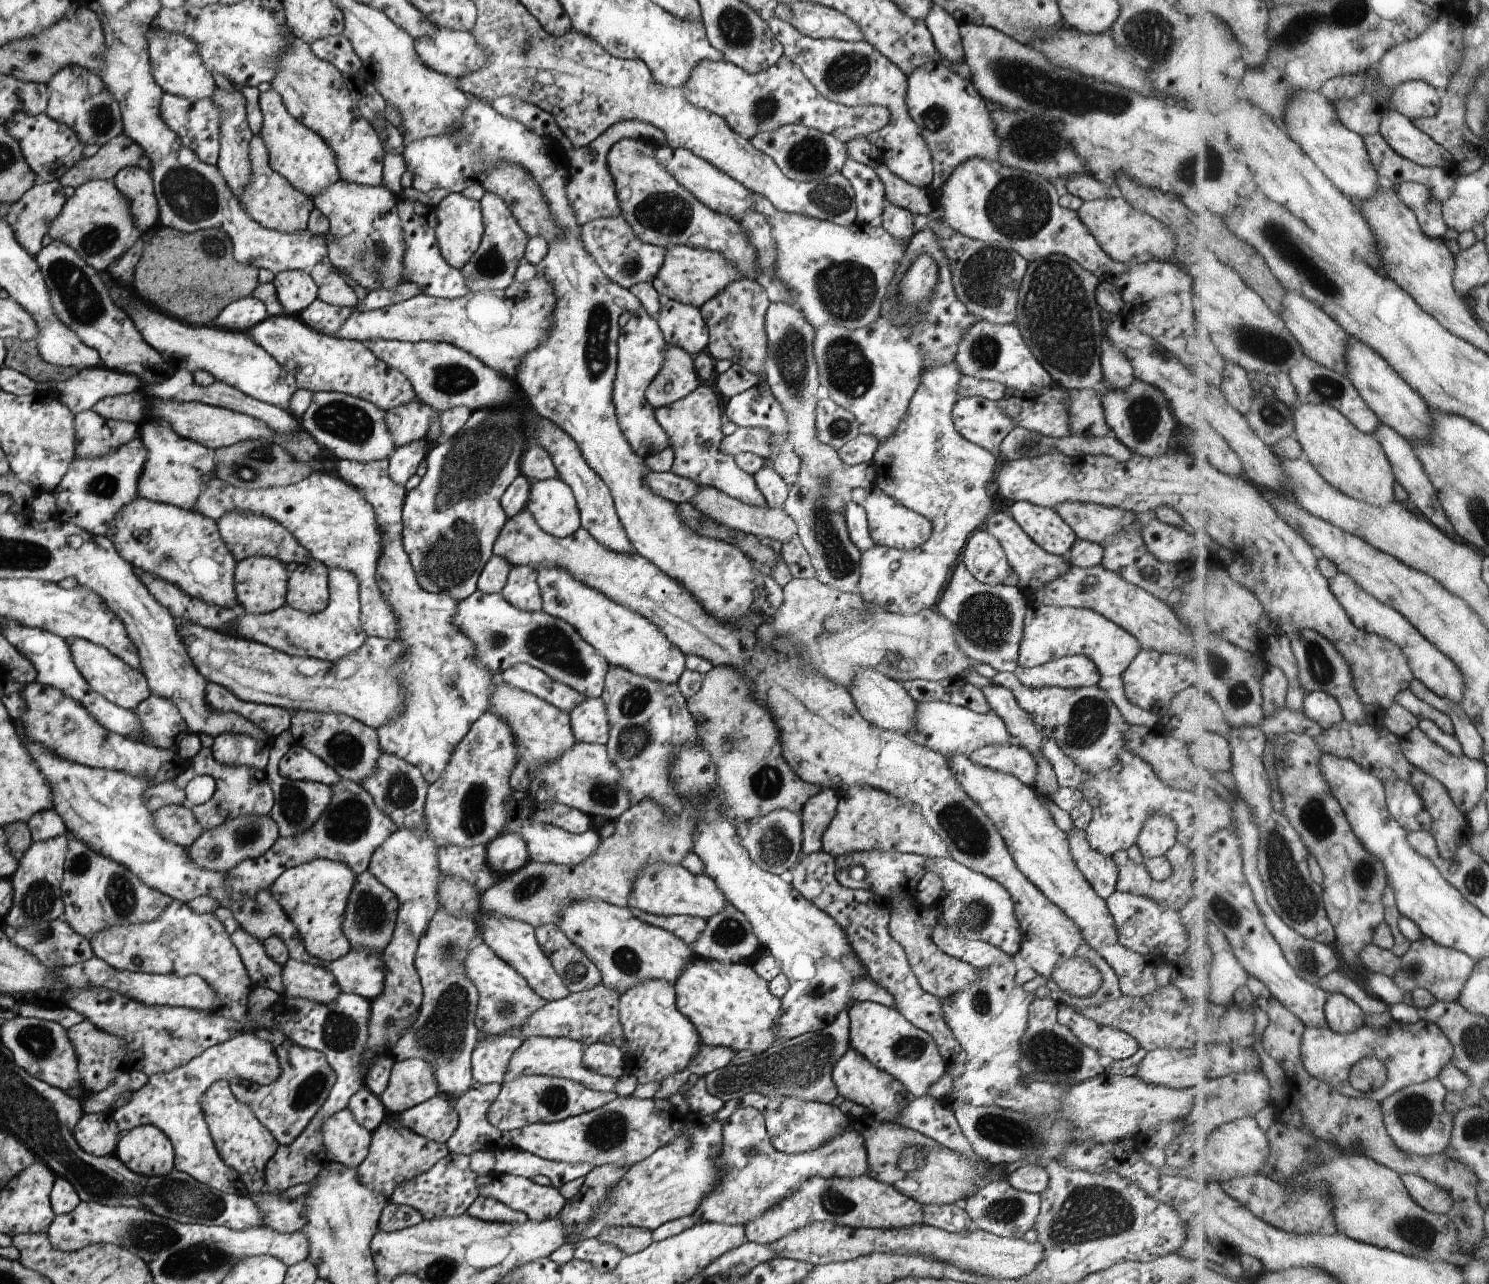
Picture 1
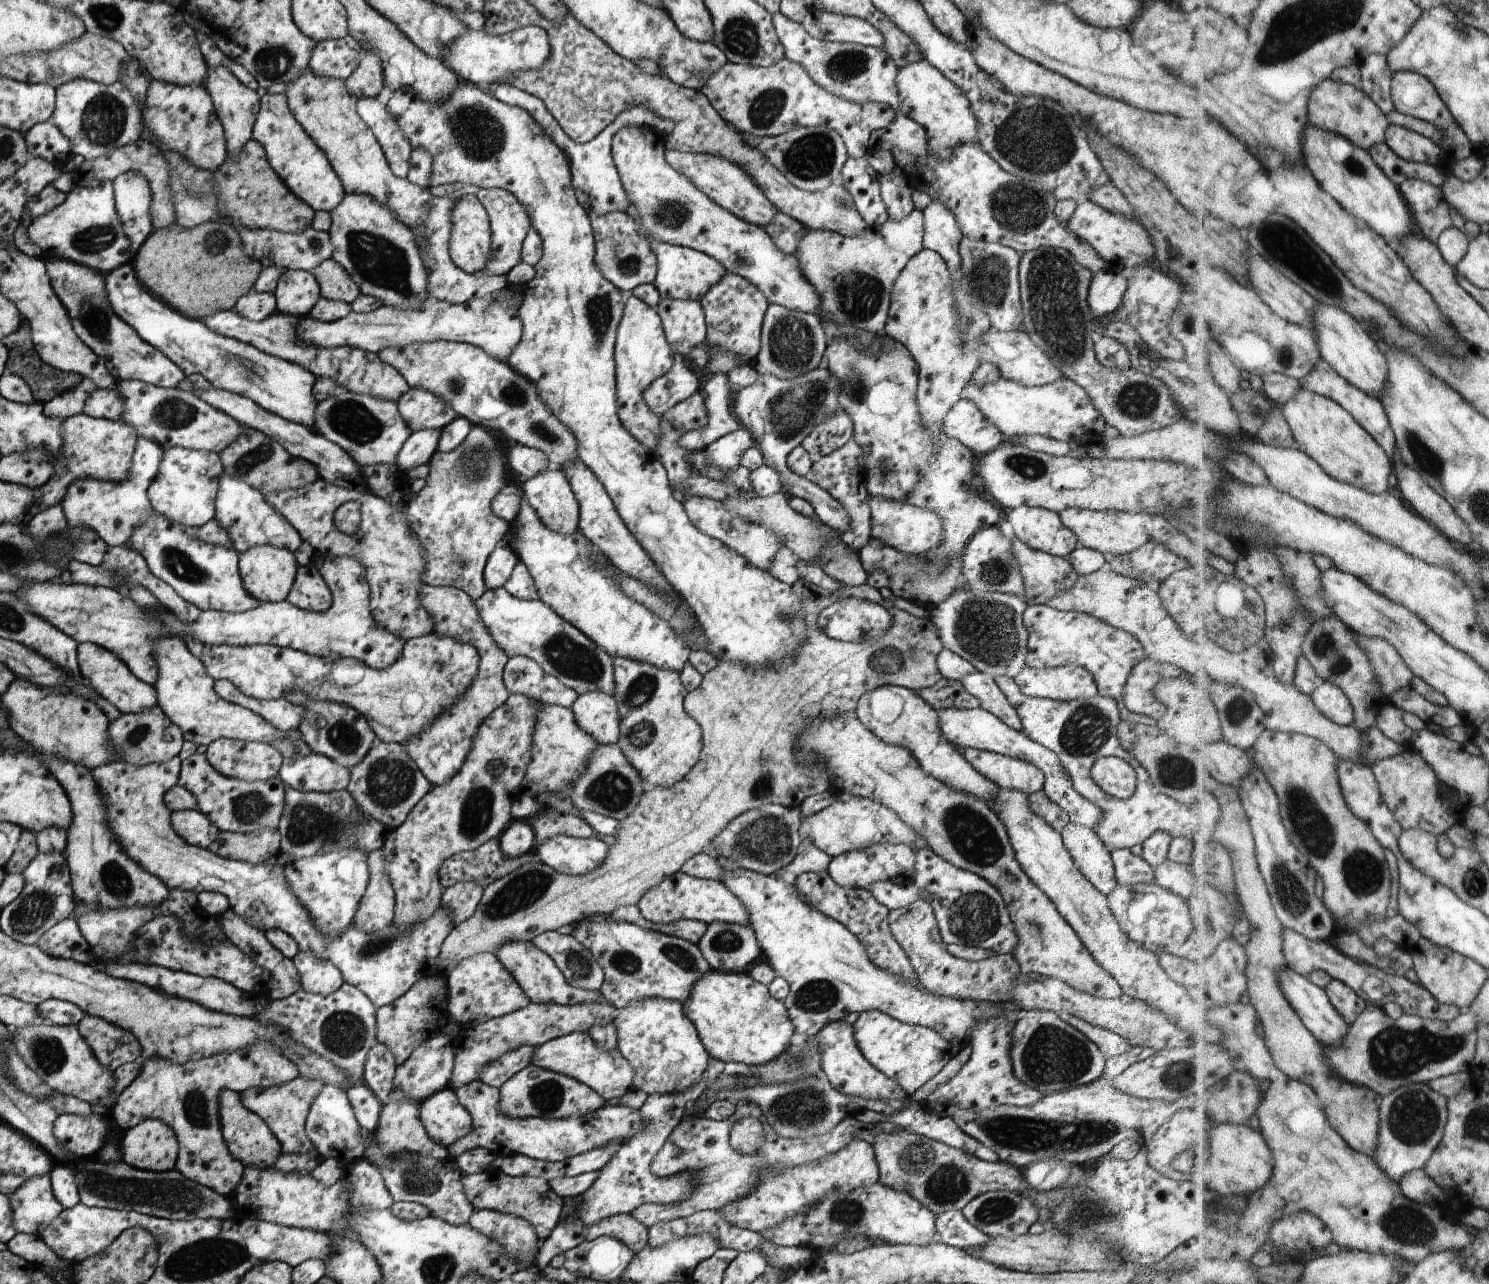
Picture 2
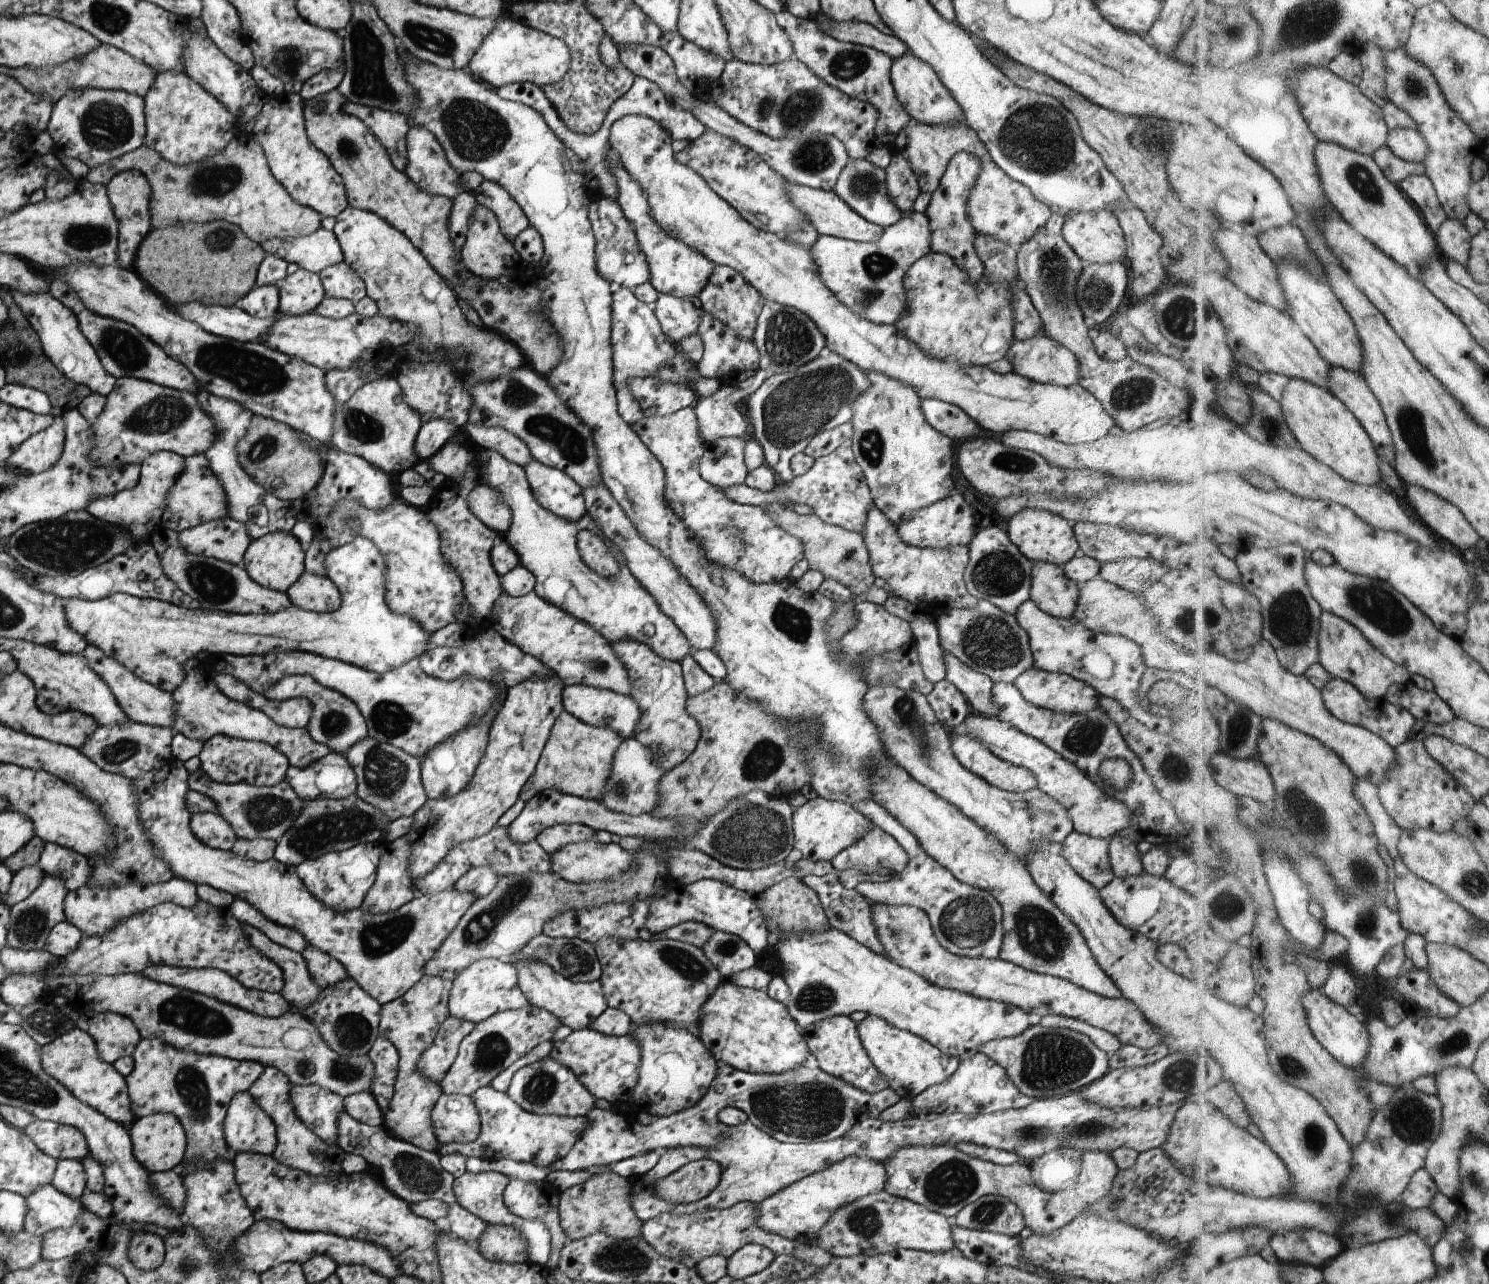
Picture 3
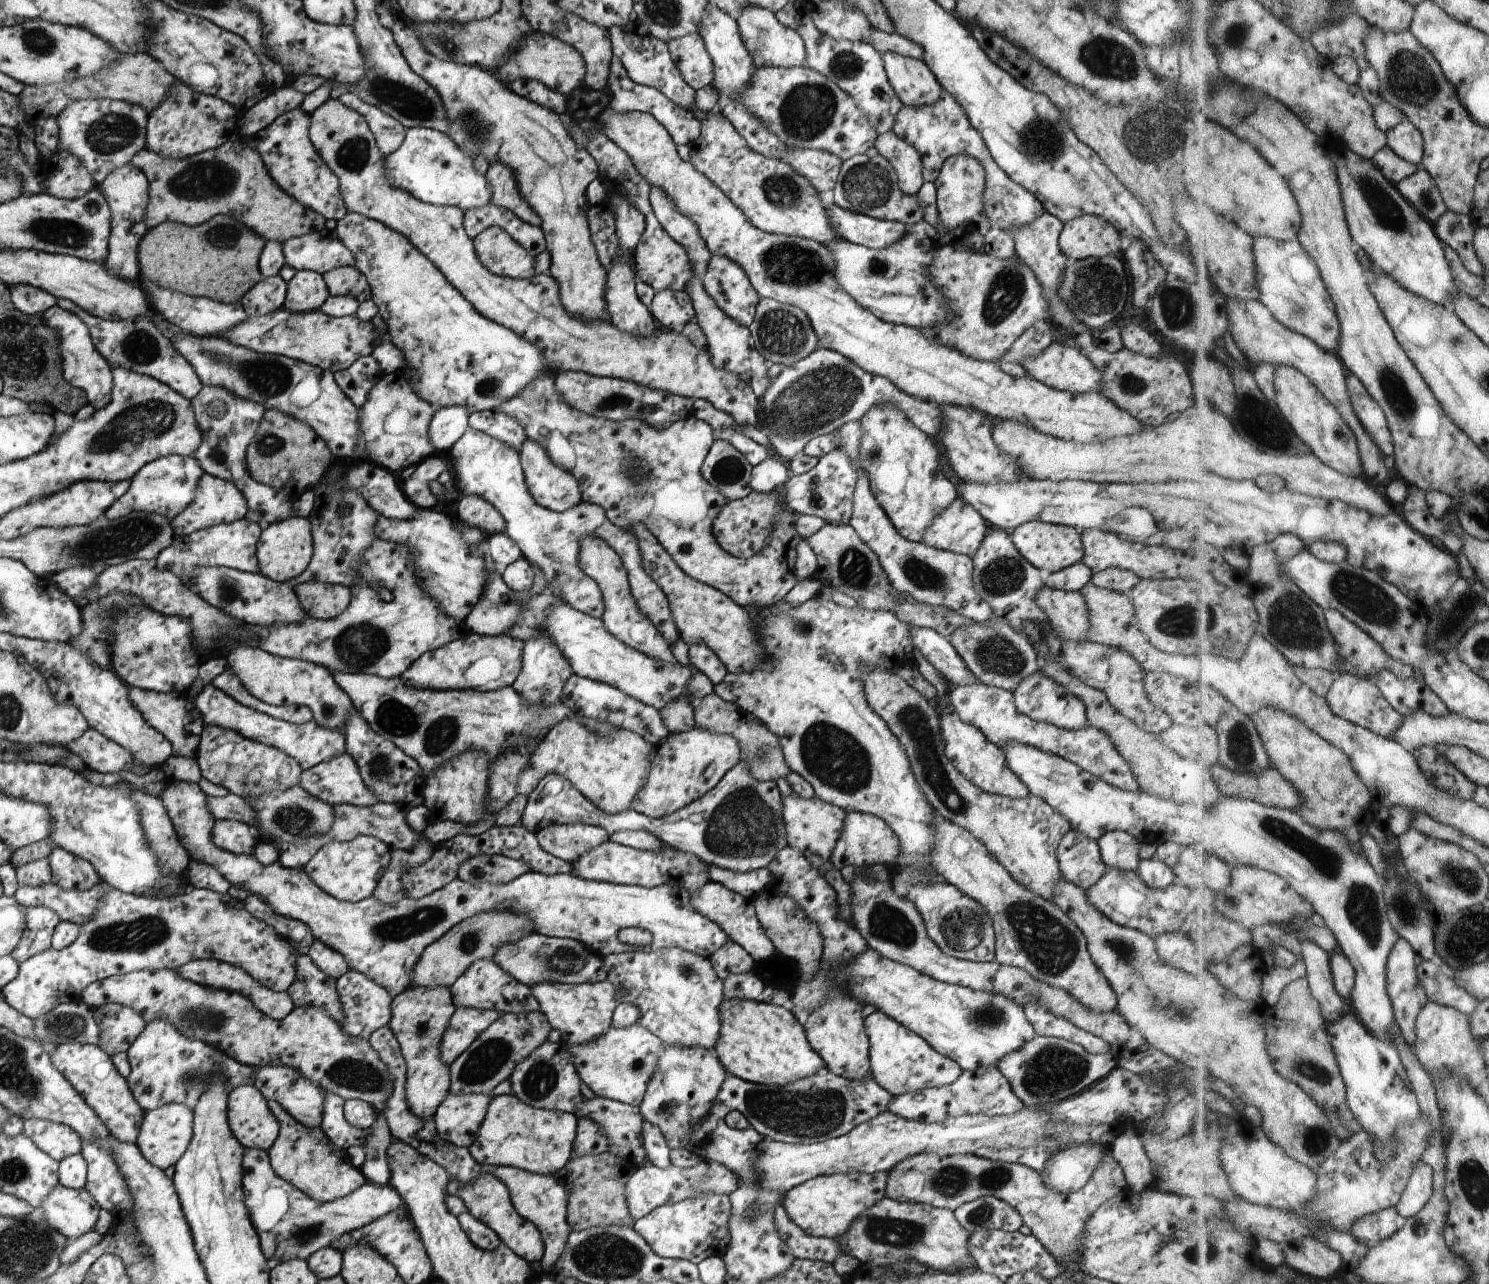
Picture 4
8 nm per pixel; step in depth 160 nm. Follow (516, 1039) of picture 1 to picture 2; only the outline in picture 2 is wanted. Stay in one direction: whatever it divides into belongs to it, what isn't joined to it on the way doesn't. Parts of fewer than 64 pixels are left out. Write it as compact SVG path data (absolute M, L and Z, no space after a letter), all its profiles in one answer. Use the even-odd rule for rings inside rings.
M521 1045L513 1050L504 1052L500 1057L488 1062L480 1070L478 1080L486 1085L499 1088L505 1080L530 1064L530 1056L535 1048Z

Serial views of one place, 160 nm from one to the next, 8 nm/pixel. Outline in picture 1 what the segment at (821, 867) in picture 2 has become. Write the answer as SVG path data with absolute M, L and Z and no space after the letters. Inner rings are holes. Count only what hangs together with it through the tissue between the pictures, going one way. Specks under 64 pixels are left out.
M821 788L817 794L809 797L800 810L801 857L822 850L821 835L833 818L837 798L830 788Z

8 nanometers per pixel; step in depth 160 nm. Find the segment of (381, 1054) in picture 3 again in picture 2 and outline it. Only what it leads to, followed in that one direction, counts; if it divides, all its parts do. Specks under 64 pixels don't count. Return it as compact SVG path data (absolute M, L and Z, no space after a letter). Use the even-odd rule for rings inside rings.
M376 1042L369 1048L361 1082L380 1100L381 1104L389 1100L388 1094L393 1090L392 1078L395 1067L393 1055L383 1043Z

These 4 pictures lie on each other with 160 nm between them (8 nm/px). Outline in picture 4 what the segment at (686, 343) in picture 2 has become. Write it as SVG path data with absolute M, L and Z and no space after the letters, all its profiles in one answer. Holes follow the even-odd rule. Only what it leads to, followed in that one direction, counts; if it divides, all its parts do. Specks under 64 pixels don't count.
M665 289L654 293L648 306L657 326L677 333L694 320L694 310L689 295L683 291Z

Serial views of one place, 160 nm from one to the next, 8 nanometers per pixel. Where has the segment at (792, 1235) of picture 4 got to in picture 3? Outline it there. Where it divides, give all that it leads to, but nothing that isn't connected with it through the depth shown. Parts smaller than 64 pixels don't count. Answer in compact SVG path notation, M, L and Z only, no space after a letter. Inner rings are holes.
M743 1201L742 1203L734 1204L726 1209L707 1209L706 1211L697 1211L695 1213L685 1213L674 1215L671 1213L661 1213L655 1218L646 1220L640 1226L640 1237L649 1246L661 1256L668 1259L679 1258L681 1255L687 1255L694 1260L694 1264L699 1262L702 1258L719 1255L727 1258L731 1256L736 1250L739 1250L748 1242L768 1248L775 1256L777 1255L792 1255L795 1242L785 1237L765 1232L762 1228L756 1226L756 1209L754 1204Z

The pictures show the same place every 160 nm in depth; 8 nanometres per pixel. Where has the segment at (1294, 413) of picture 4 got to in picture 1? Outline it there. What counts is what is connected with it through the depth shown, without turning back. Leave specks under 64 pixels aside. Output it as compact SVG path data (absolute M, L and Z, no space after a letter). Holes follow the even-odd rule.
M1301 403L1296 412L1295 436L1304 446L1306 458L1339 490L1353 498L1384 507L1395 502L1398 480L1391 459L1375 434L1357 428L1340 410L1325 403Z

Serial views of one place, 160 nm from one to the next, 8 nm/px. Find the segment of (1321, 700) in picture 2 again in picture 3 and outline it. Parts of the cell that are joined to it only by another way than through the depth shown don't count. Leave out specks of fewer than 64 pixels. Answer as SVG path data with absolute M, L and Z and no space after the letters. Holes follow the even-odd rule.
M1337 677L1331 678L1321 690L1324 692L1325 704L1337 718L1340 718L1343 722L1372 730L1381 738L1388 740L1389 744L1394 747L1407 741L1409 734L1412 733L1415 725L1419 722L1419 719L1408 708L1393 703L1389 704L1385 699L1376 701L1366 699L1356 686Z

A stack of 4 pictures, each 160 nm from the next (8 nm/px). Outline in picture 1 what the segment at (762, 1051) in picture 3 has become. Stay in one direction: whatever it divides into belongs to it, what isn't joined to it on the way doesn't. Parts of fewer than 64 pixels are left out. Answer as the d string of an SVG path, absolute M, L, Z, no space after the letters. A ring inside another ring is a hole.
M695 957L680 972L672 985L676 1009L692 1022L701 1044L724 1046L733 1052L748 1050L751 1053L757 1053L775 1040L772 1024L780 1013L780 1000L769 992L768 982L761 978L751 965L740 961L731 963Z

